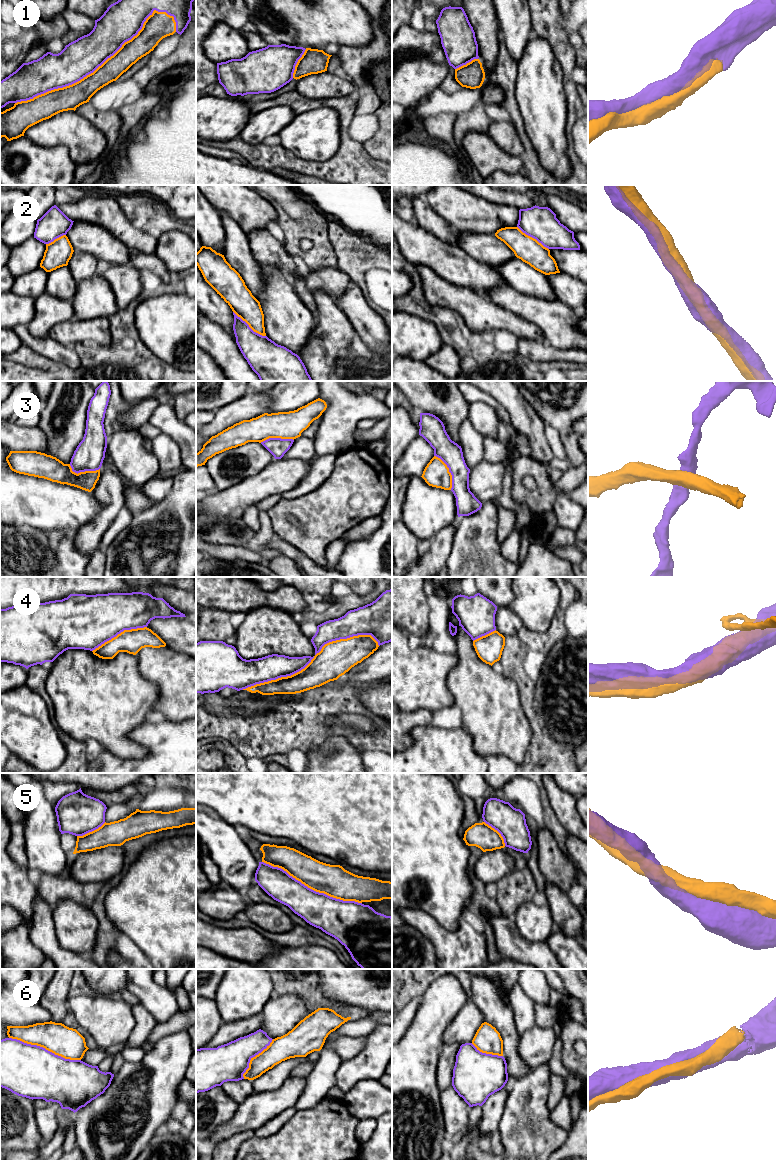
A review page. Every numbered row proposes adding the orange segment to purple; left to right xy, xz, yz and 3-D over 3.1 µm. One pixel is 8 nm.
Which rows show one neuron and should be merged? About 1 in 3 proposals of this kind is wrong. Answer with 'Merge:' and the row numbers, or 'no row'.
Merge: 1, 4, 6

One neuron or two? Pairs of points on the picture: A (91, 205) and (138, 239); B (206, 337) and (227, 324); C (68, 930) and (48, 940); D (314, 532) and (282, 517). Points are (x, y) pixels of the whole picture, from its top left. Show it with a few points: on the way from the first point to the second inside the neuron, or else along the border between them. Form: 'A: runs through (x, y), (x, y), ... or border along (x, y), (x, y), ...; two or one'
A: runs through (103, 210), (126, 232); one
B: border along (206, 315), (218, 323), (235, 341); two
C: border along (52, 913), (57, 941), (63, 947), (73, 952); two
D: runs through (305, 532), (294, 532), (288, 526); one

